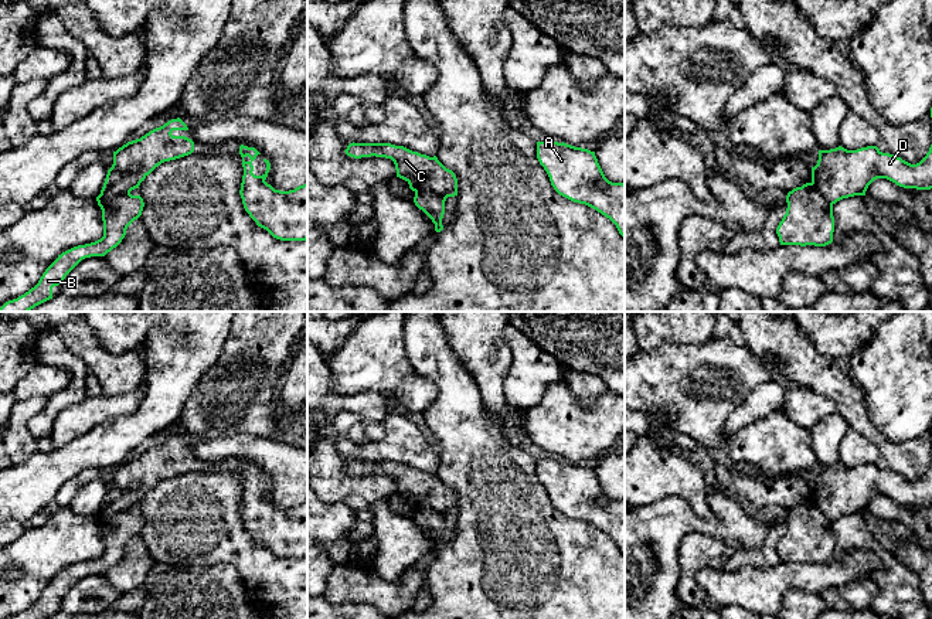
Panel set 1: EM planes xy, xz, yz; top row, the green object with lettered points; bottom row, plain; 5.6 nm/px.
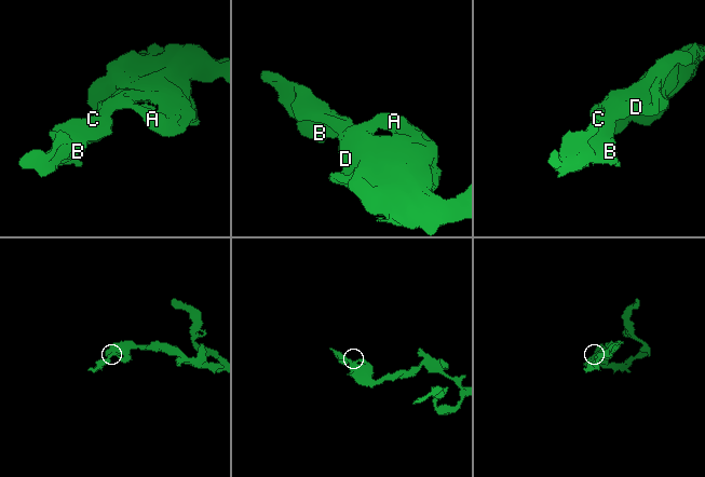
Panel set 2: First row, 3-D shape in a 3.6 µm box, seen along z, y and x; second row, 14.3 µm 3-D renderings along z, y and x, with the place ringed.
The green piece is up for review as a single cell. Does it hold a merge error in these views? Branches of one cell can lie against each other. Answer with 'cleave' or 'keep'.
cleave

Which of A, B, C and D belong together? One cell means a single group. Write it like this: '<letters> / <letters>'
A D / B C

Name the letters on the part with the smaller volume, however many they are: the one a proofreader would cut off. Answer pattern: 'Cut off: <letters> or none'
Cut off: B, C

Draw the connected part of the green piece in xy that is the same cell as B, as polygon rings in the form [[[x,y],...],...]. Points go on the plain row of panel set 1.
[[[130,510],[116,514],[96,514],[102,527],[103,554],[95,560],[74,564],[45,586],[38,601],[24,612],[8,619],[47,619],[52,616],[52,605],[64,599],[65,594],[85,575],[105,574],[116,565],[126,552],[127,544],[142,533],[144,520],[140,513]]]

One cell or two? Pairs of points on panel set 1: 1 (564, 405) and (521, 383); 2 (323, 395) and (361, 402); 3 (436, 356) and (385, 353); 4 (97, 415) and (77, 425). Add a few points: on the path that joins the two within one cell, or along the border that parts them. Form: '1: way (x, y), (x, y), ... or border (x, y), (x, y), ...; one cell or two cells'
1: border (561, 378), (551, 383), (543, 398), (526, 411); two cells
2: way (333, 402), (351, 402); one cell
3: border (404, 326), (405, 356), (428, 380); two cells
4: way (92, 415), (87, 415), (81, 421); one cell

